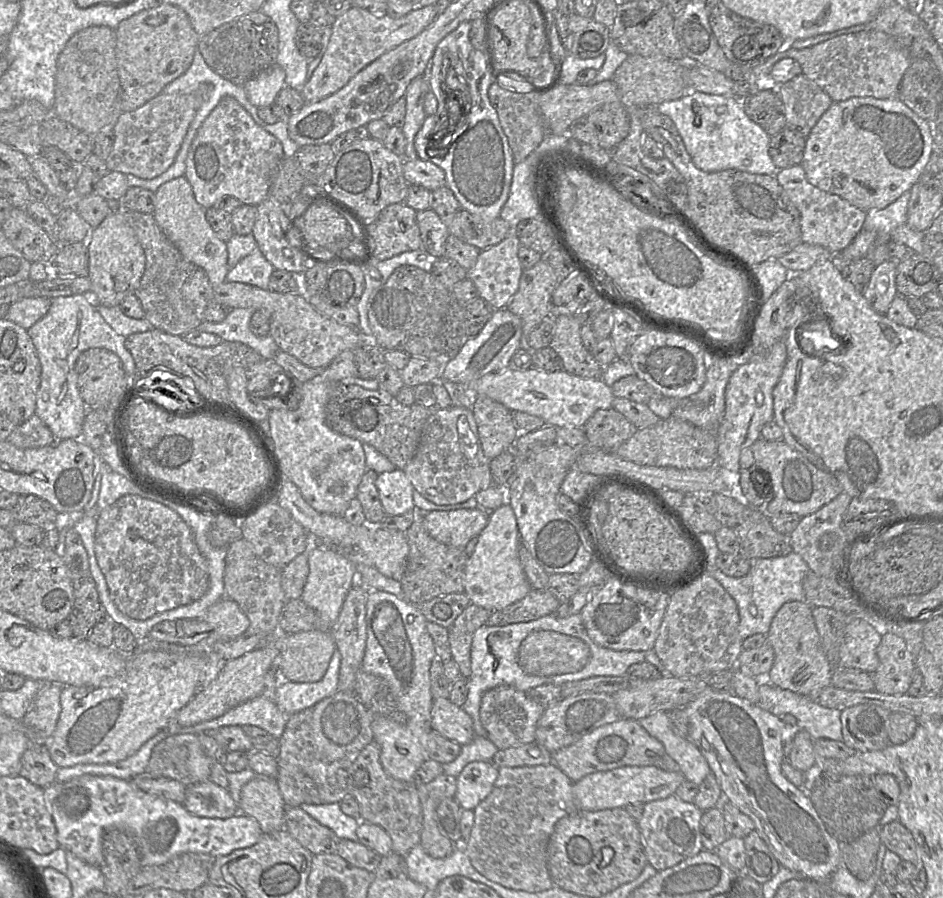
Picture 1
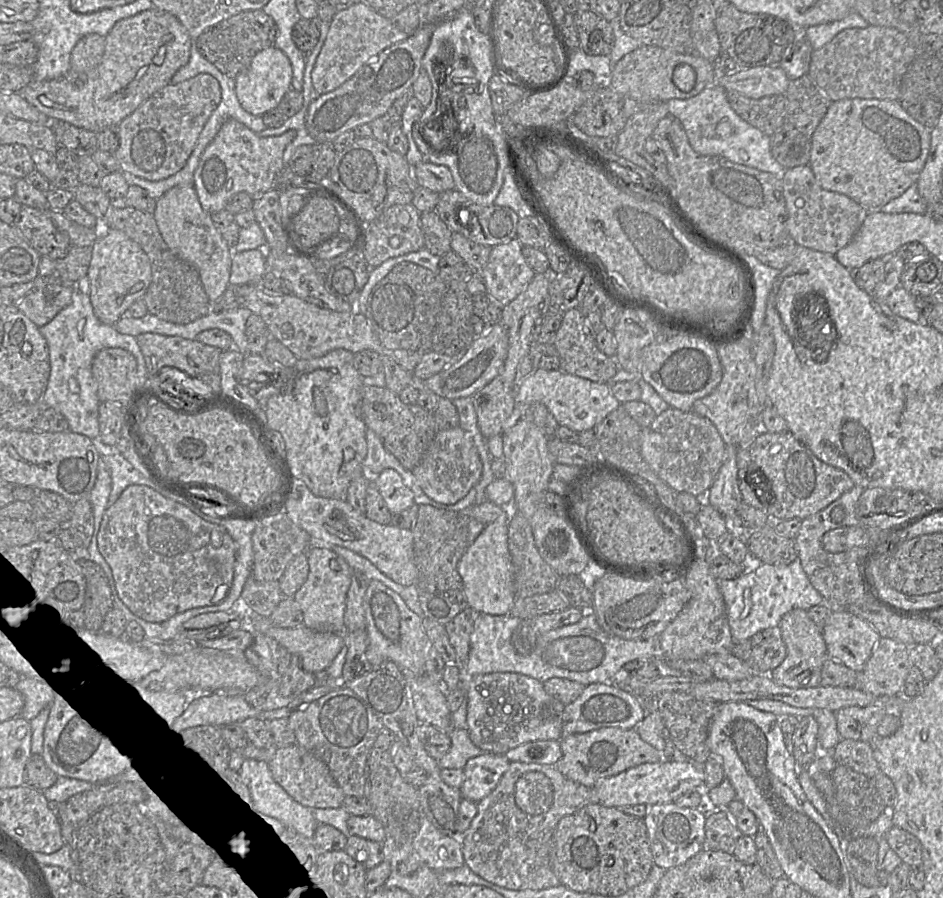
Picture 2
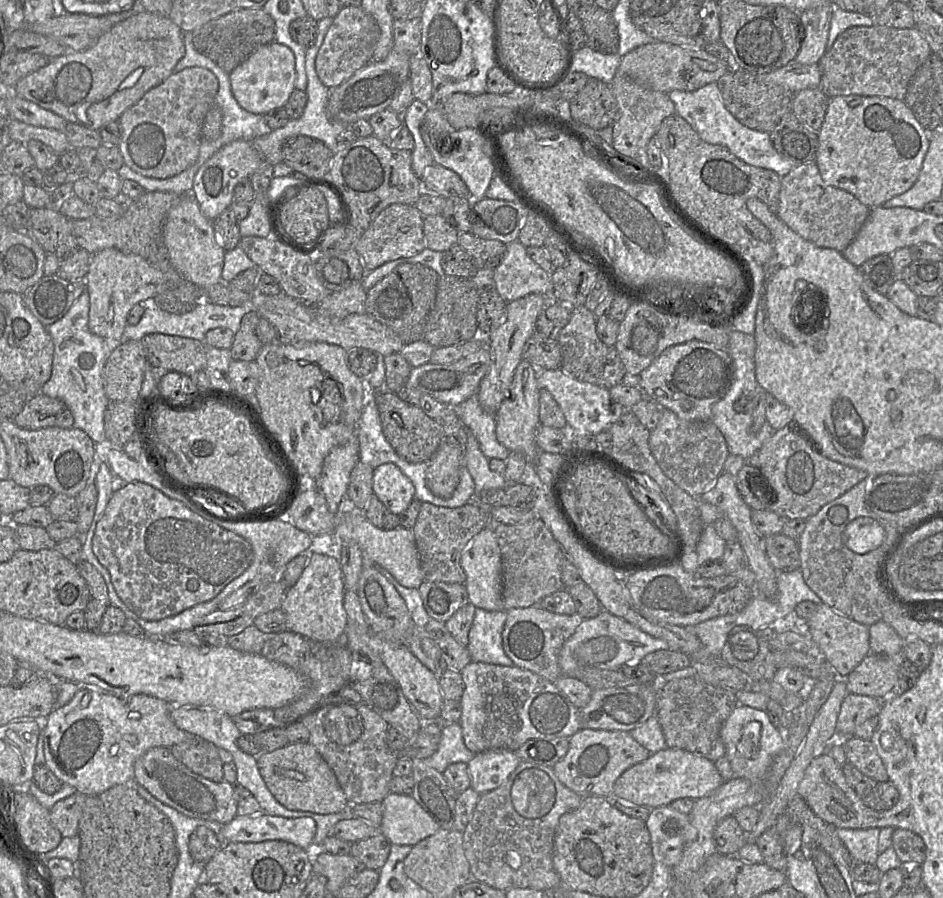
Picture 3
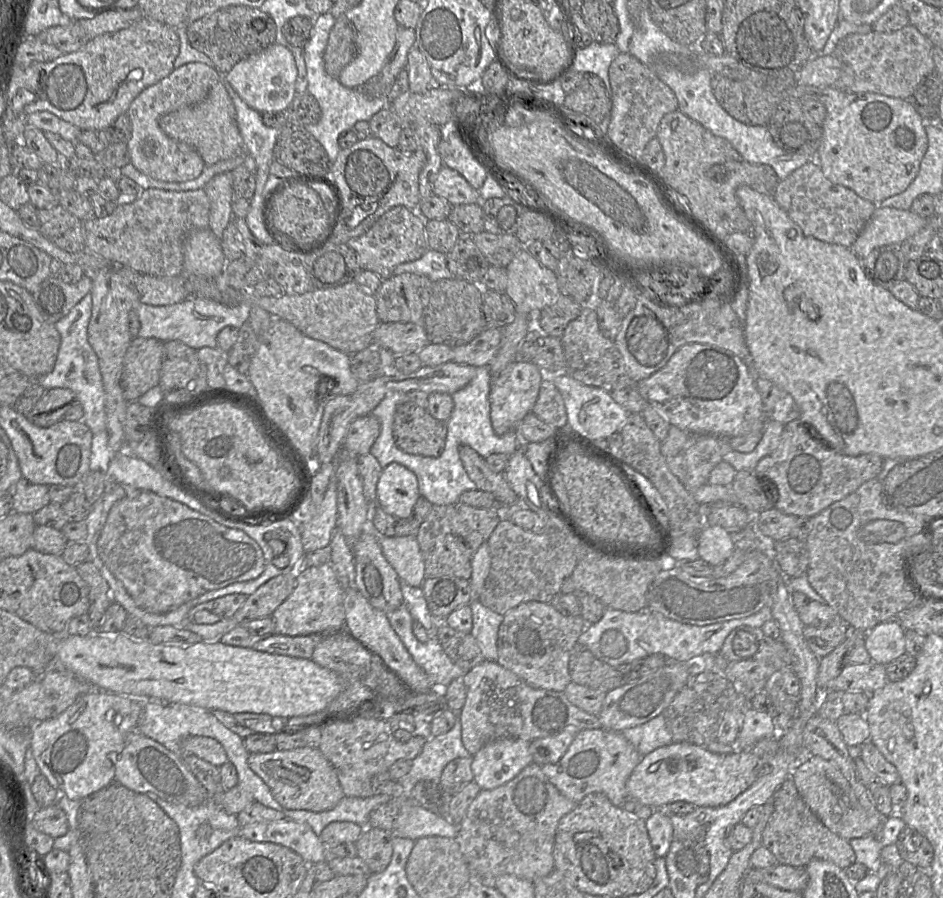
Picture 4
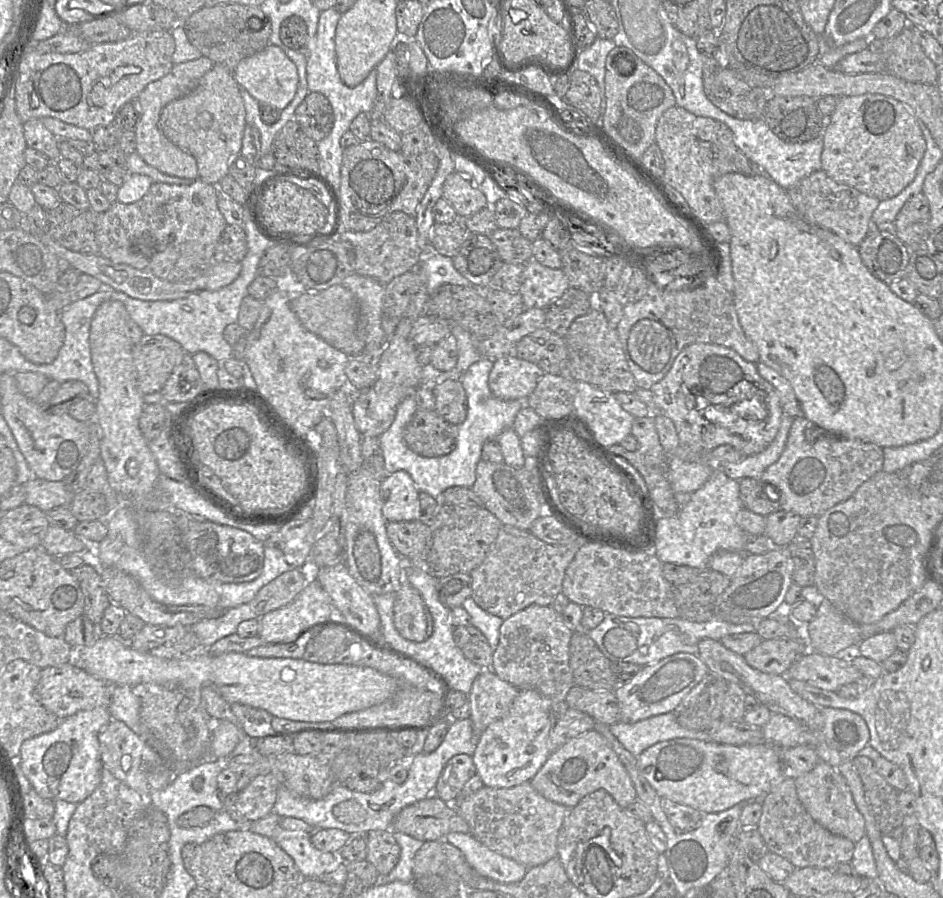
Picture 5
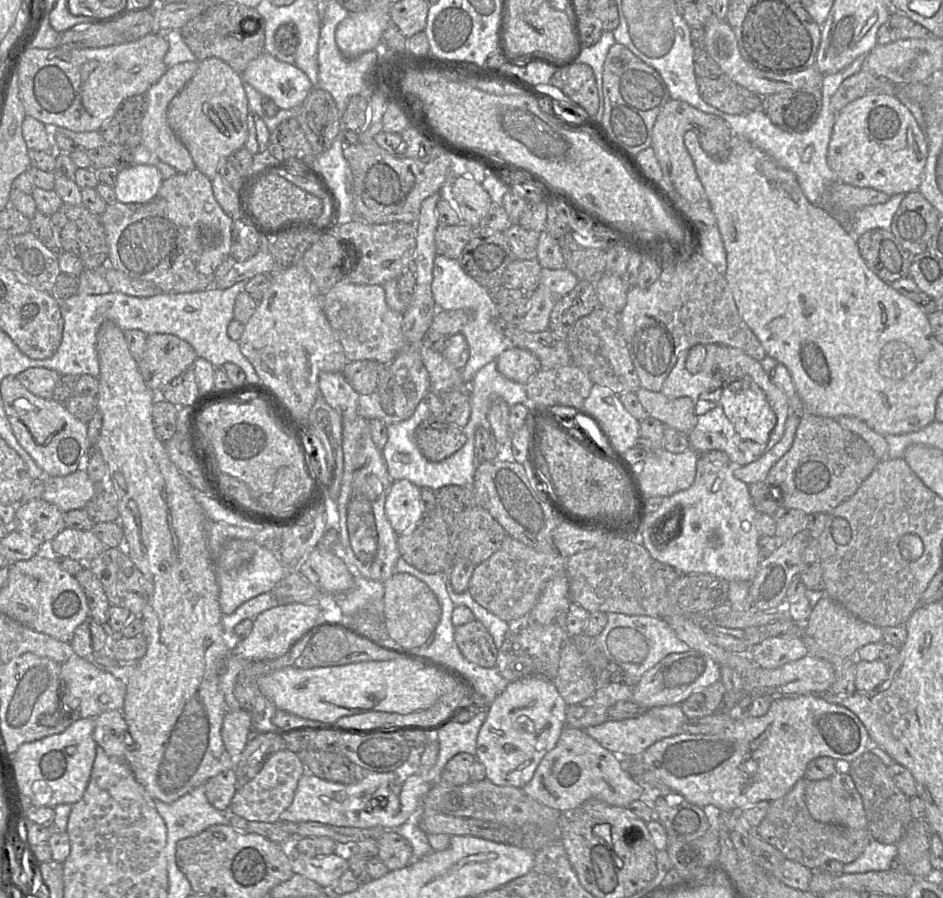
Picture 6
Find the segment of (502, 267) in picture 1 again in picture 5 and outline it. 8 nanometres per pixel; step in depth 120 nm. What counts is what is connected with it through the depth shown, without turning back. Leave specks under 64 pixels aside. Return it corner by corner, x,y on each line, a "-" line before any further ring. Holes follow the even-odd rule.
534,259
524,264
519,294
526,309
547,309
570,287
562,269
543,266

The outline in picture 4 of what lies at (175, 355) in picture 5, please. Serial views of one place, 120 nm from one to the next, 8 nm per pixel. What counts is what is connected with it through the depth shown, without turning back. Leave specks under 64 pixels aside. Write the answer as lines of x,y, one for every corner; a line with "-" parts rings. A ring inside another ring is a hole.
155,338
132,339
123,361
120,379
123,396
128,402
159,384
164,342

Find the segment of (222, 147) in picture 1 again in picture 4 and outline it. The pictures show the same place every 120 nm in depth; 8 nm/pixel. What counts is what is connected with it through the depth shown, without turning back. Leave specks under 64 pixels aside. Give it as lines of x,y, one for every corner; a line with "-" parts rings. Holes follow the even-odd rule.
231,173
215,175
203,189
210,200
209,228
221,239
225,228
233,221
234,188

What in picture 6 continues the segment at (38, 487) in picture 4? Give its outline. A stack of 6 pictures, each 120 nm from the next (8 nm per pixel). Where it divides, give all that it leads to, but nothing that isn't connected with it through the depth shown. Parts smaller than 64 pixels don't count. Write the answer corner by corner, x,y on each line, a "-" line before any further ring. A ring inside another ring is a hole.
84,465
67,476
45,476
42,499
56,505
63,513
84,509
97,491
97,486
88,476

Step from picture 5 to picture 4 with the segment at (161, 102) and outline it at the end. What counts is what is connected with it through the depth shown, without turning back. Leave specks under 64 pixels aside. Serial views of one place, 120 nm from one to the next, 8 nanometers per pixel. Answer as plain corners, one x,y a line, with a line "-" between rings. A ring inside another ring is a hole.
191,62
174,69
170,75
145,88
134,99
127,112
132,123
128,148
131,162
139,171
164,182
184,182
201,175
206,164
199,152
184,142
168,137
159,127
159,120
165,114
202,102
219,80
215,67

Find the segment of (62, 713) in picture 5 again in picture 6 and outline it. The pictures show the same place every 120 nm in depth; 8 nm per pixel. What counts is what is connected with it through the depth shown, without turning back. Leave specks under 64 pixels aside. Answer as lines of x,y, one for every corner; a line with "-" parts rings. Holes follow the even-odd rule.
74,653
60,665
60,700
77,718
95,718
108,710
122,710
125,694
125,678
115,676
92,659

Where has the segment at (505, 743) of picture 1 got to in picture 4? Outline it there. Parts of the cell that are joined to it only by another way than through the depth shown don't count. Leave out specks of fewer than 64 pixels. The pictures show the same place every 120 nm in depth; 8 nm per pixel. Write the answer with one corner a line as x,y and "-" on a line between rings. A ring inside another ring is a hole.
483,661
466,672
462,681
466,700
458,718
463,745
472,756
486,744
501,738
533,741
563,731
603,728
597,716
573,705
564,692
531,687
497,662

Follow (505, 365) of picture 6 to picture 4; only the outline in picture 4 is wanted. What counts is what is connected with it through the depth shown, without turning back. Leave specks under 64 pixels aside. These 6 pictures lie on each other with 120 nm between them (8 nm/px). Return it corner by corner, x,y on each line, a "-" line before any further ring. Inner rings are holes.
523,359
508,364
497,377
491,377
490,383
490,418
492,428
497,435
503,435
518,429
522,419
530,412
538,397
542,382
541,370
538,366

